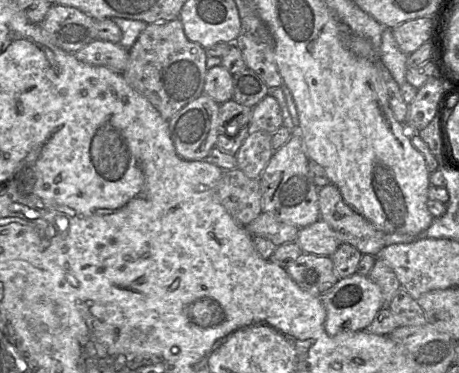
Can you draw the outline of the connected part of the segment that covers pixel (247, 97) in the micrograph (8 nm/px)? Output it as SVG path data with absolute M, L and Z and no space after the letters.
M245 67L232 76L232 100L238 104L253 108L268 94L268 87L265 82L251 69Z

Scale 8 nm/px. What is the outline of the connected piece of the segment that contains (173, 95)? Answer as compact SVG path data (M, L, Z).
M179 18L148 24L129 50L122 76L169 121L179 110L203 94L207 55L199 44L190 41Z

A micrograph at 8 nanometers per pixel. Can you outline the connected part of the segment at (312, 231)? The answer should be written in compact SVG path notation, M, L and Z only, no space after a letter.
M322 219L300 228L295 240L303 253L331 256L342 242L334 230Z

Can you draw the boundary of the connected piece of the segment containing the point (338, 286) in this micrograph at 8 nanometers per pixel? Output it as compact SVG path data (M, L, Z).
M357 273L339 279L330 290L319 298L326 309L324 326L330 336L365 330L374 320L379 310L384 307L384 299L379 285L368 276Z

